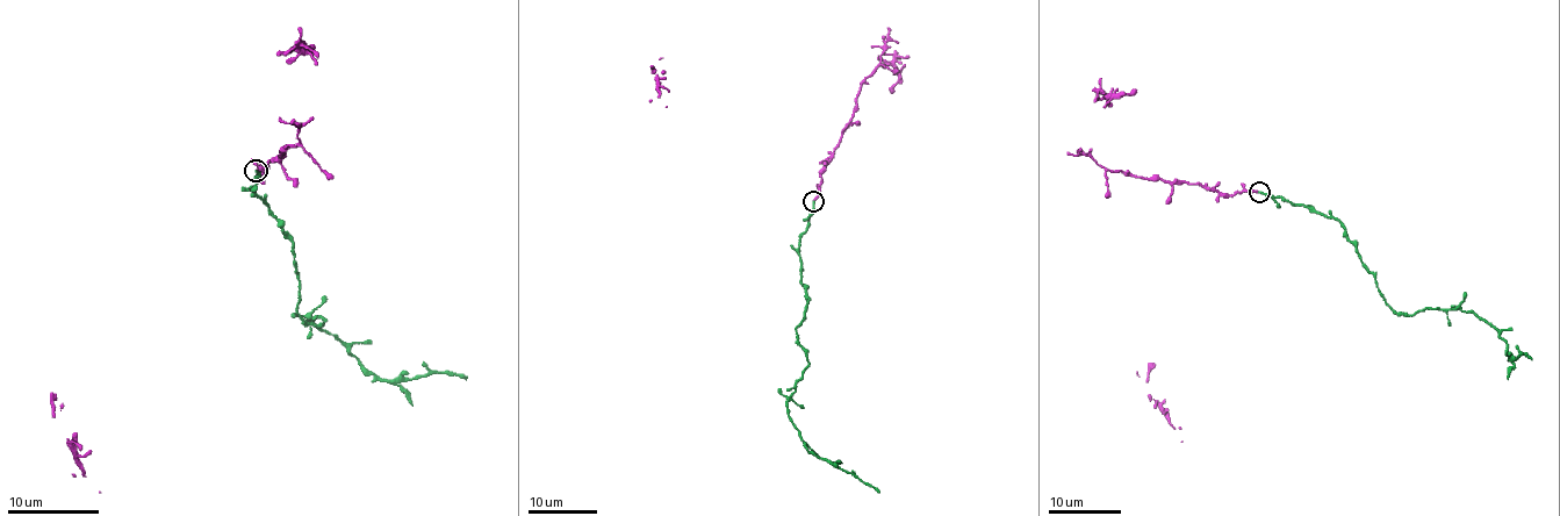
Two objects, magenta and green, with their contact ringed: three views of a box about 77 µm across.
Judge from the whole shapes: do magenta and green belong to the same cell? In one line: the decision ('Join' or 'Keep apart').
Join

